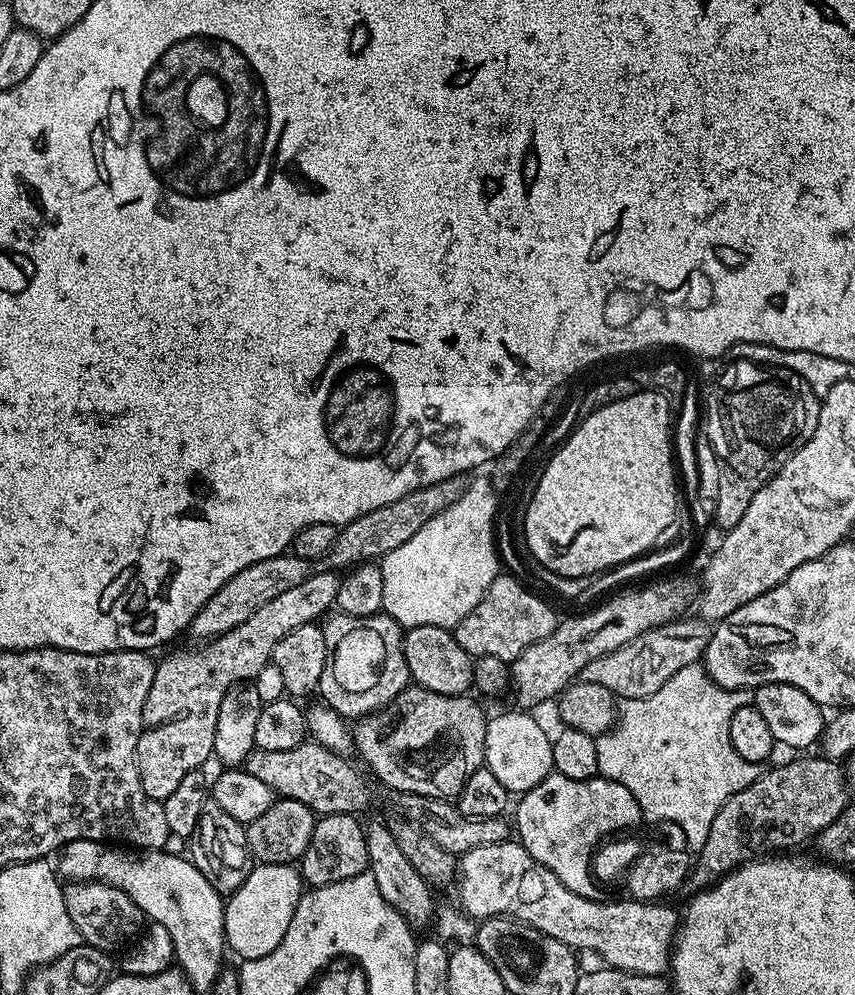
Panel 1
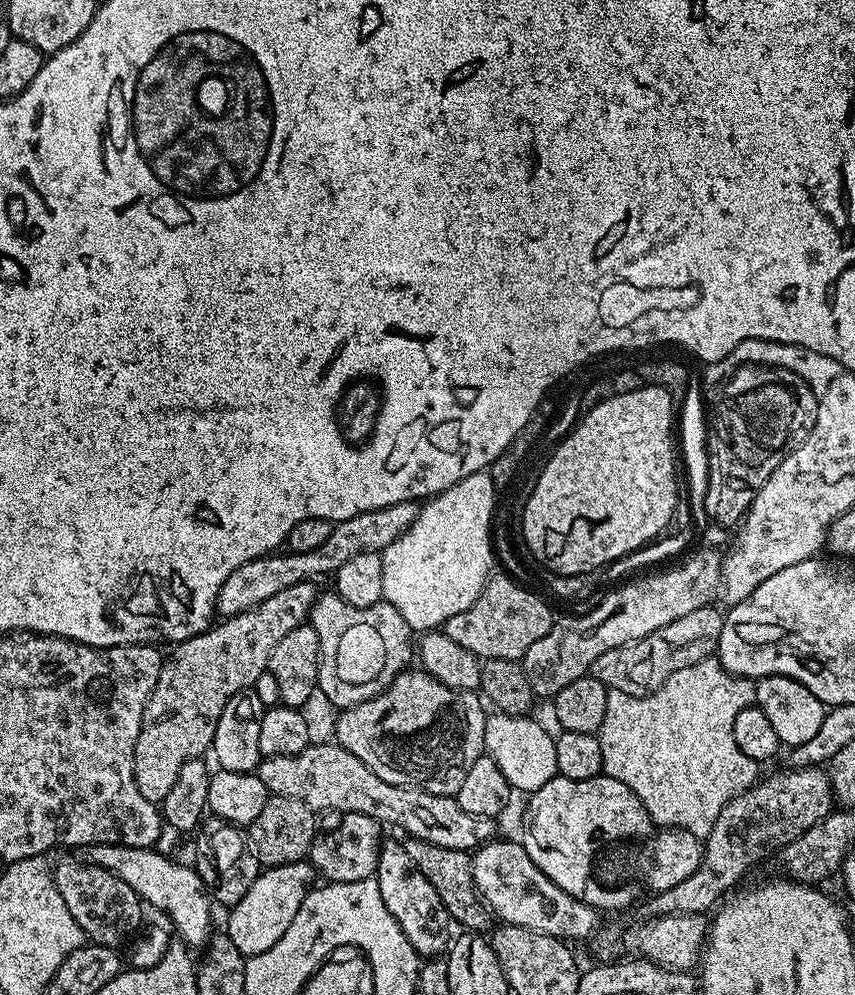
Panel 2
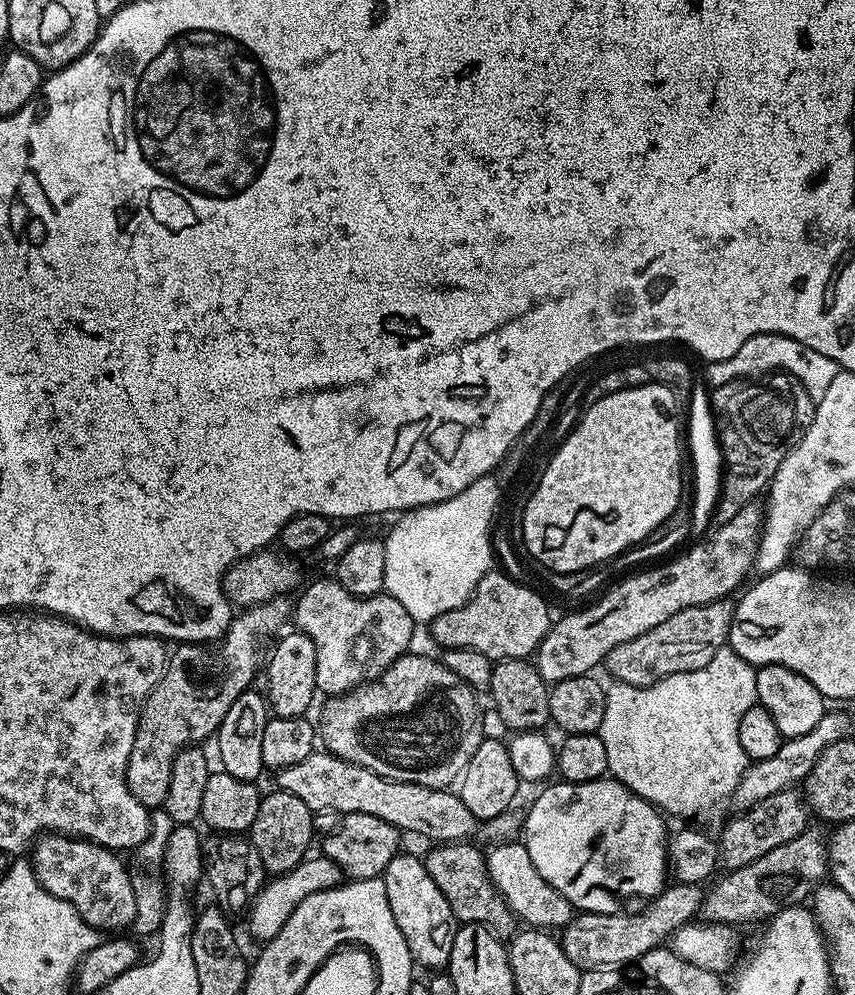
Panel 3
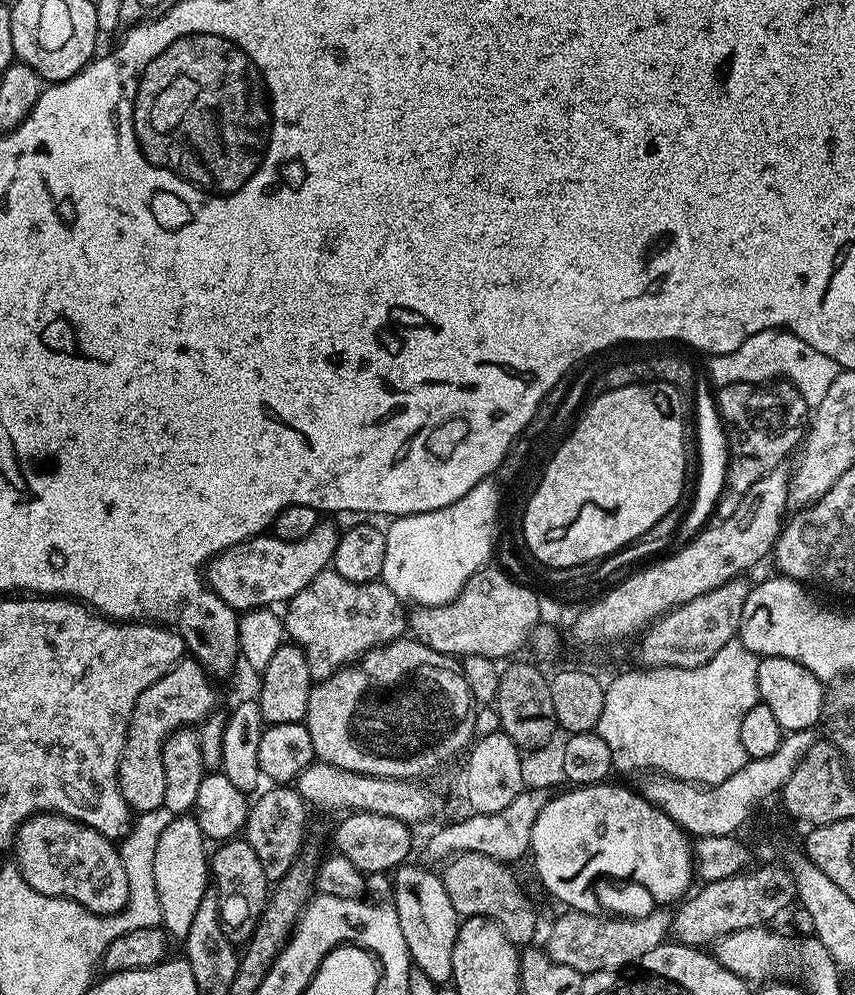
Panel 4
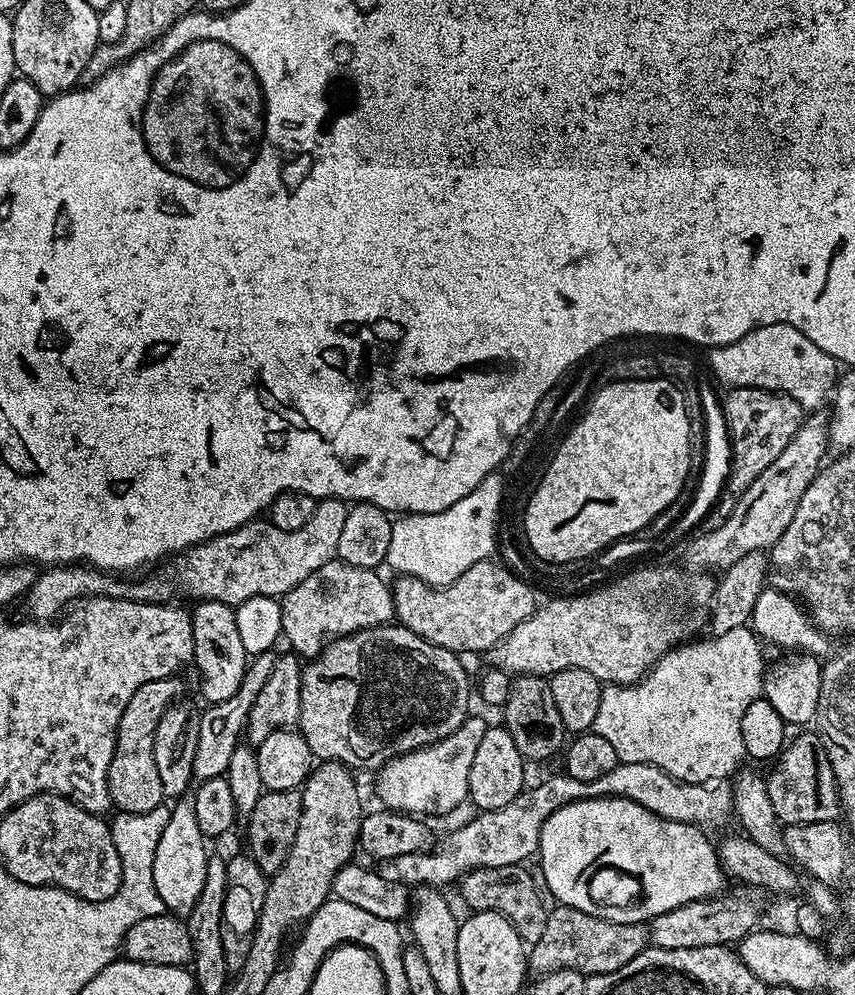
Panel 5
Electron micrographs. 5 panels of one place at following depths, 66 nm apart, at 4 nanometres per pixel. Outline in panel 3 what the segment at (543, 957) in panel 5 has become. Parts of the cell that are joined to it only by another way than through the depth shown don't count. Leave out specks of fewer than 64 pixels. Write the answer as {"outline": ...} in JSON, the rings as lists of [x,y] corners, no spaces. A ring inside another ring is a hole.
{"outline":[[[672,882],[663,892],[651,897],[641,912],[615,912],[609,916],[597,912],[580,912],[573,915],[569,924],[564,925],[559,937],[560,945],[564,948],[566,958],[570,958],[570,962],[574,962],[574,966],[581,970],[635,964],[642,954],[661,947],[673,932],[689,923],[695,917],[692,915],[701,911],[705,895],[705,889],[699,884]]]}

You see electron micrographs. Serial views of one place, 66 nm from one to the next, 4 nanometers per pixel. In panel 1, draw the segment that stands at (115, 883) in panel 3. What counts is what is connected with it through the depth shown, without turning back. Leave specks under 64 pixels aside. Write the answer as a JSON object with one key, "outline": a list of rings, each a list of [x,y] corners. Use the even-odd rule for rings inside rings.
{"outline":[[[68,882],[64,884],[64,897],[70,922],[74,922],[81,941],[109,954],[119,953],[129,941],[139,937],[146,920],[144,913],[125,892],[109,884]]]}

